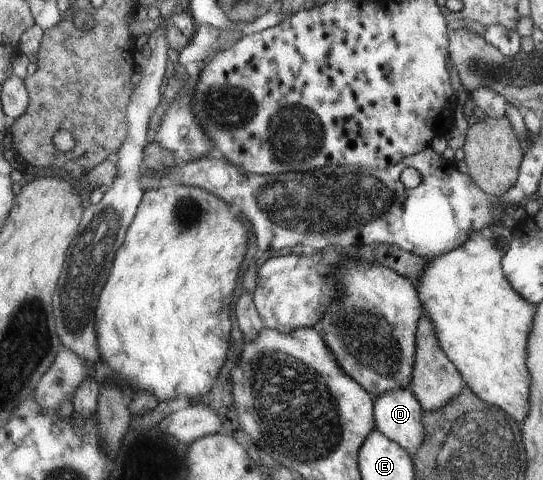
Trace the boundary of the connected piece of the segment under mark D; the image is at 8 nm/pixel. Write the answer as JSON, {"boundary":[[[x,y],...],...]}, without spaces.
{"boundary":[[[398,387],[374,397],[375,429],[401,445],[410,457],[425,440],[423,416],[420,402],[408,388]]]}

